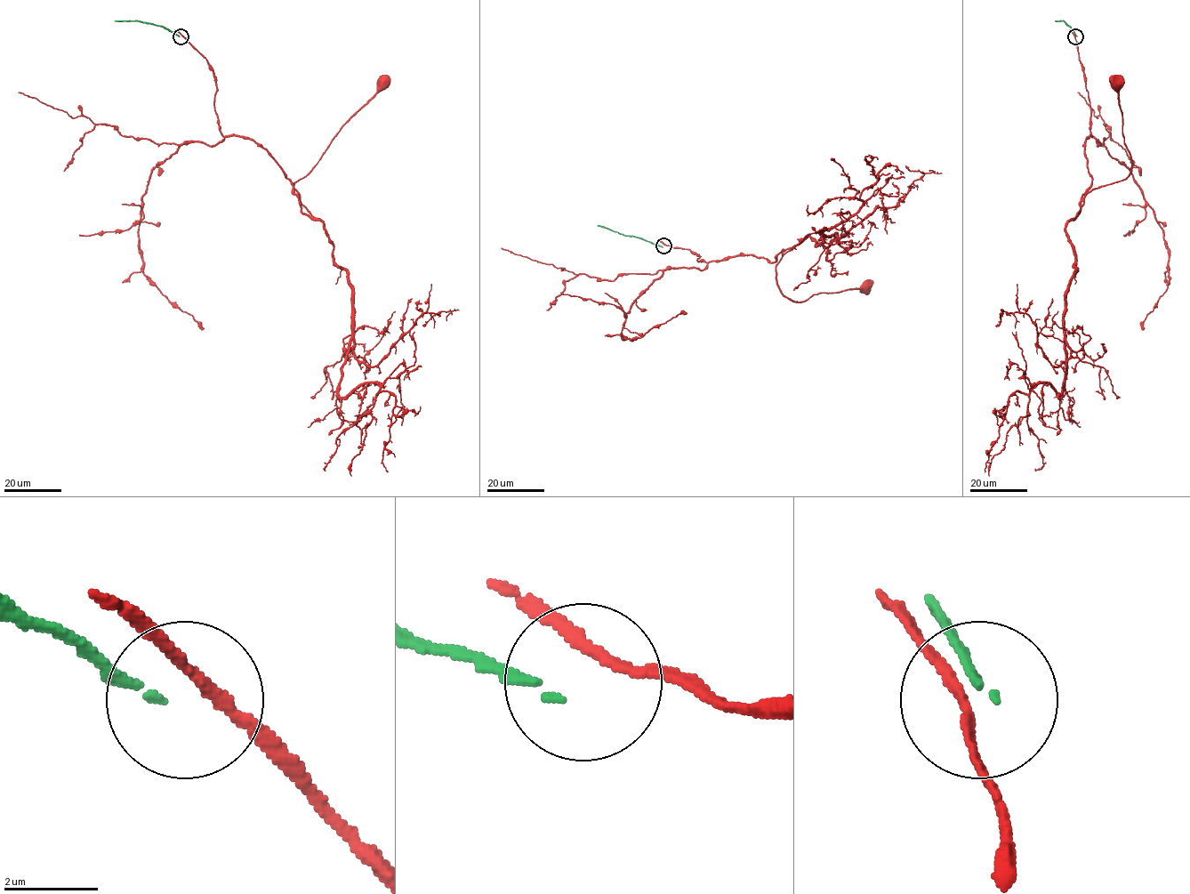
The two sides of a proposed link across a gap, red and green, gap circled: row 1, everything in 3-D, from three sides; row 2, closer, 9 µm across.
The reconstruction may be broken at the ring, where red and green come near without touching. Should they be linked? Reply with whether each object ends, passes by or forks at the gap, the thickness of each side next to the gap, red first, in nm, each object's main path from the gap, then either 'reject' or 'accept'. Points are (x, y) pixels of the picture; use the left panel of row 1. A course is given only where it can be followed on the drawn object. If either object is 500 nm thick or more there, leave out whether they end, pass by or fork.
red passes by; green ends; calibres 220 and 130 nm; course red (181, 36), (213, 72), (221, 132), (259, 143), (298, 197), (293, 184), (381, 83); course green (180, 36), (150, 23), (114, 21); reject

